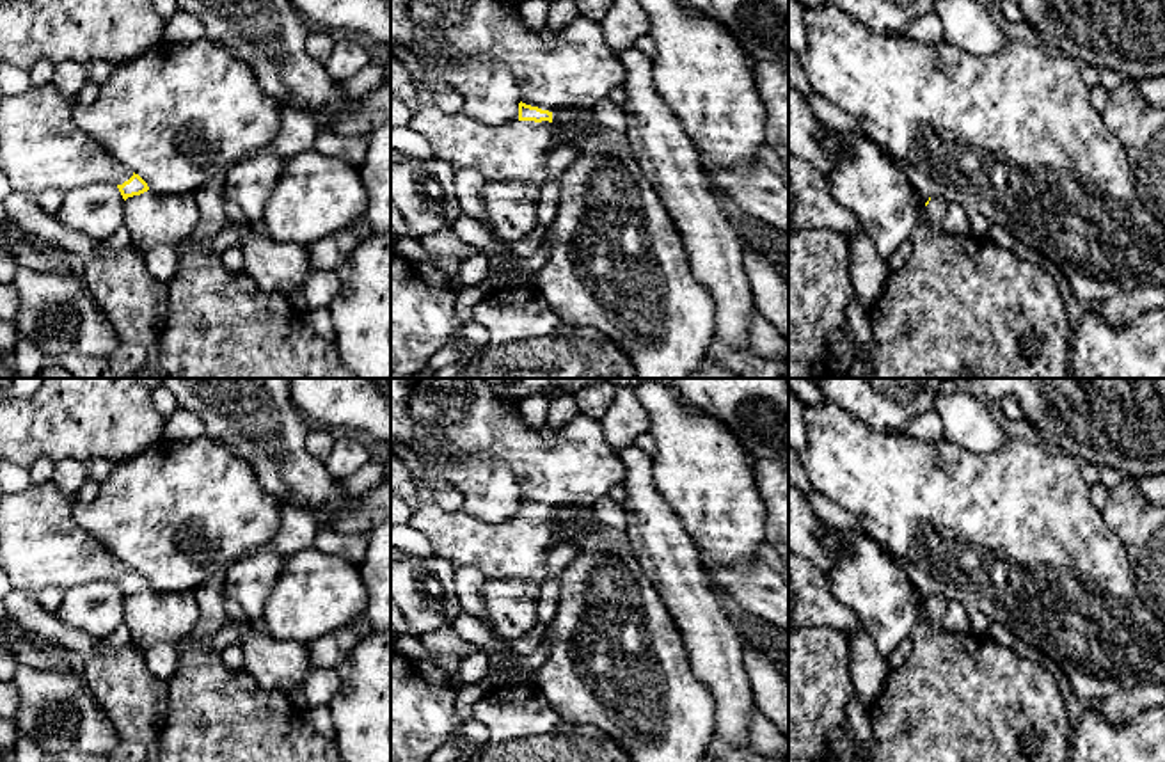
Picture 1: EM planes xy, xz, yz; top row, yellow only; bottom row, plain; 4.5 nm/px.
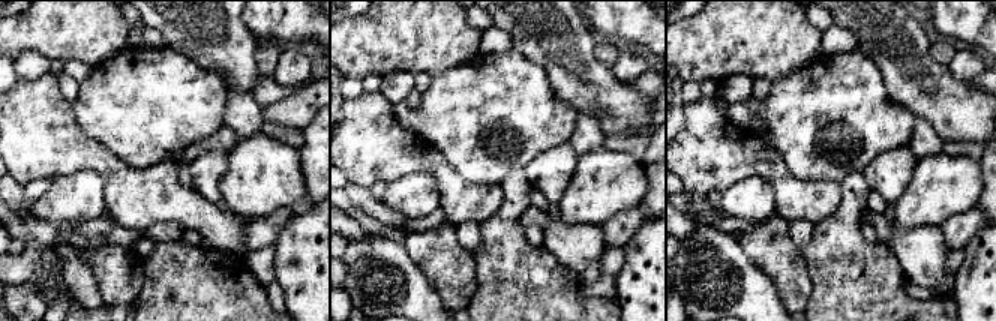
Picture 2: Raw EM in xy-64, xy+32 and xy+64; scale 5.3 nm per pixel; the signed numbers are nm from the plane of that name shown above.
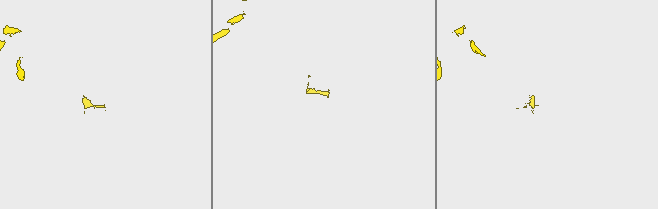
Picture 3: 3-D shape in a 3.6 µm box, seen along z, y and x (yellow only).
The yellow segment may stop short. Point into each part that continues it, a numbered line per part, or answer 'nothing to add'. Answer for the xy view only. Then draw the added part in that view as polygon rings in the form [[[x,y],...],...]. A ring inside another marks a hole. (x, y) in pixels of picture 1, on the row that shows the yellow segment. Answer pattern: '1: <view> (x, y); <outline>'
1: xy (153, 219); [[[151,188],[124,201],[124,226],[131,245],[147,252],[153,247],[178,247],[201,226],[202,211],[195,192],[158,194]]]

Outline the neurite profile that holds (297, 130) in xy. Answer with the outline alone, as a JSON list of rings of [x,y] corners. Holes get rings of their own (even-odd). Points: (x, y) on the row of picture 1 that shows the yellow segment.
[[[281,107],[281,123],[270,149],[282,160],[314,147],[318,124],[305,108]]]

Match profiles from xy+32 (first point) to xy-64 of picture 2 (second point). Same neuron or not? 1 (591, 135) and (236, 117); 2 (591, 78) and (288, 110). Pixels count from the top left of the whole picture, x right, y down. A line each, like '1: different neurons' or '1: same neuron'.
1: same neuron
2: different neurons

